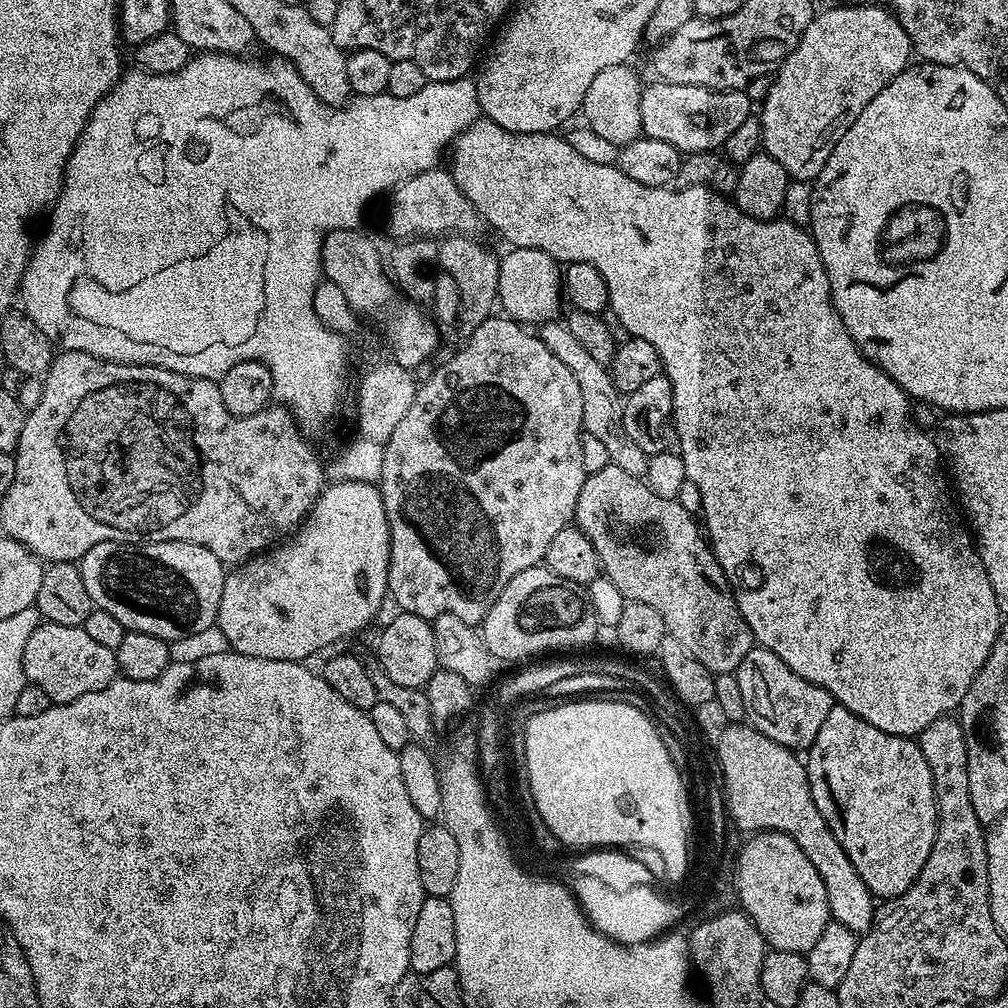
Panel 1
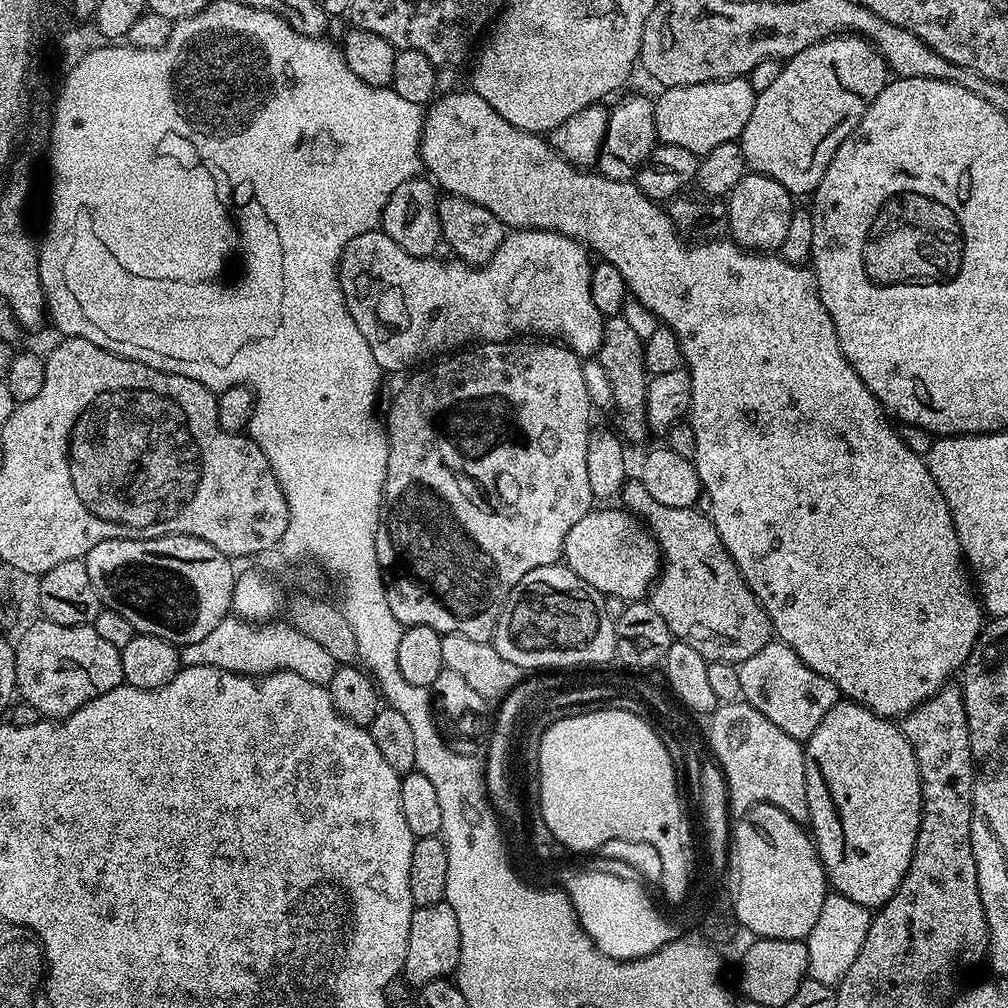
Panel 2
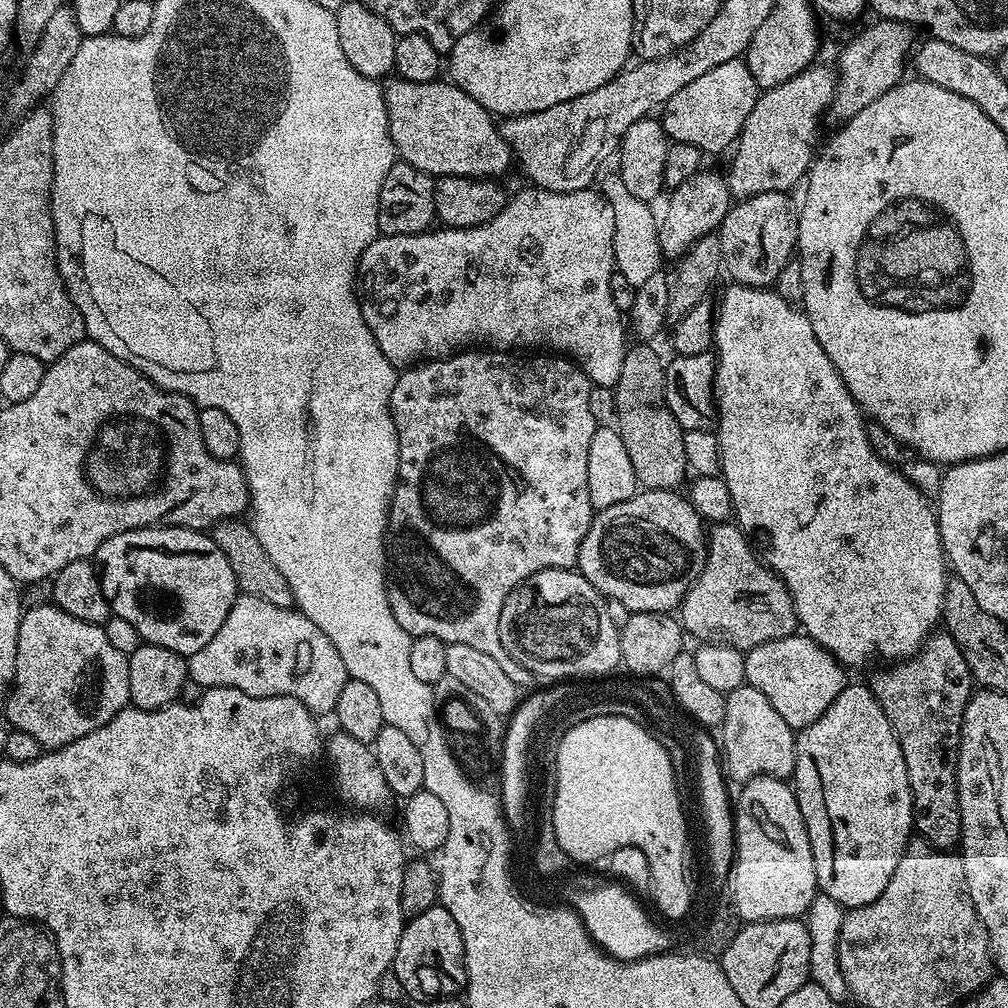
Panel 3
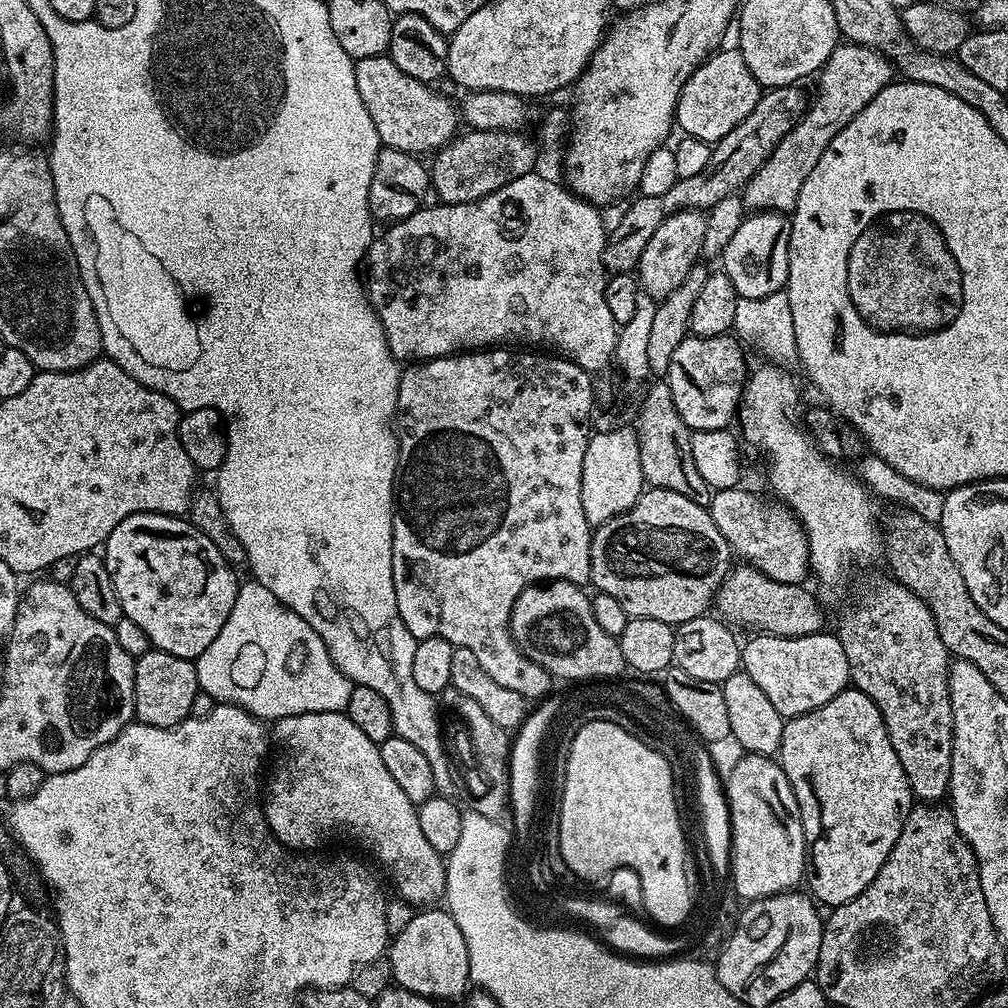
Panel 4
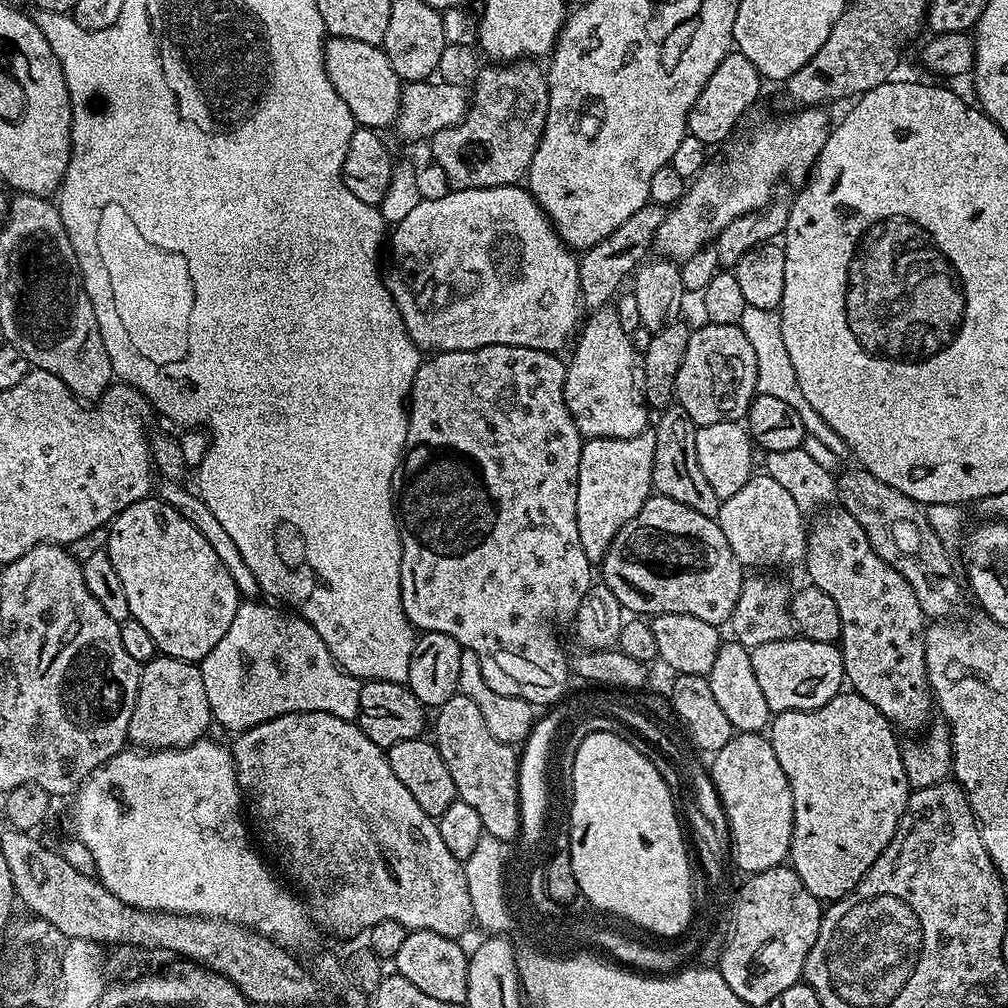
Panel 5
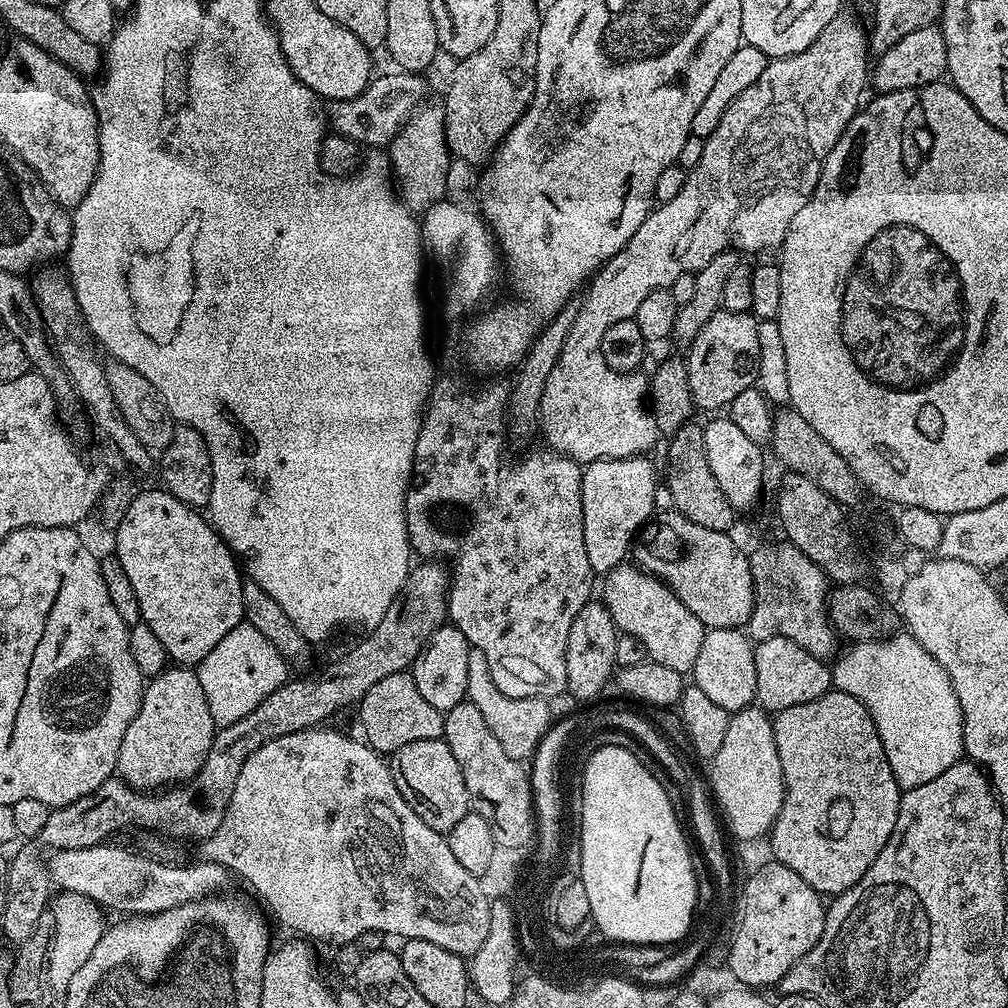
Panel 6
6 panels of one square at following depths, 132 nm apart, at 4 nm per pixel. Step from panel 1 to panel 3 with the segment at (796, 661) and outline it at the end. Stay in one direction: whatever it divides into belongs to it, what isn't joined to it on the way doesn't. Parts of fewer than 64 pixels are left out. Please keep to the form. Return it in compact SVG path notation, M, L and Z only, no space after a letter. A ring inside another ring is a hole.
M392 78L387 81L388 85L383 85L388 129L397 157L433 178L500 178L514 164L514 157L512 148L502 138L497 121L458 85L442 81L437 78L430 82L410 82ZM735 282L729 285L720 304L718 300L718 307L714 312L712 339L716 361L714 431L720 447L719 475L723 477L726 490L732 499L731 515L735 523L754 541L764 563L780 577L784 587L792 595L796 618L803 635L821 644L826 651L832 653L835 660L845 666L851 666L864 664L875 656L884 660L880 662L899 662L913 656L924 643L924 639L932 635L941 623L944 615L944 595L950 579L950 565L944 555L936 509L930 503L929 497L927 500L924 497L927 495L917 485L912 484L899 467L878 458L872 448L869 429L864 429L866 417L854 397L848 393L848 387L842 382L830 358L826 358L826 350L822 350L818 338L814 338L814 328L810 326L808 315L771 287L751 288Z

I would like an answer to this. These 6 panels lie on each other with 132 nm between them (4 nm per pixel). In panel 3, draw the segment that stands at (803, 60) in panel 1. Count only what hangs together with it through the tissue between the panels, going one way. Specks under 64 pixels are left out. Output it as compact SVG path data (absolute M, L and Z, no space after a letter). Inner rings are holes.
M816 62L794 78L761 91L754 110L750 110L750 118L746 118L736 137L732 165L726 171L728 193L733 198L741 201L760 192L788 192L807 177L817 147L816 139L820 136L820 119L825 119L832 105L837 79L833 69L831 72Z

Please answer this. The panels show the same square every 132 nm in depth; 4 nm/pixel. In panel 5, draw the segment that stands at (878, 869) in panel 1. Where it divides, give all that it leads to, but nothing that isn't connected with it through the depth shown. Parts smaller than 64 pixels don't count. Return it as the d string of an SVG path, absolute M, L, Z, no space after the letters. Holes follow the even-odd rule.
M851 690L841 691L839 696L830 698L822 706L818 706L809 712L777 712L770 720L770 739L774 746L774 758L778 758L778 766L782 766L782 774L790 782L790 790L794 798L794 826L792 827L792 851L790 853L790 866L802 878L804 888L810 890L816 899L821 902L835 902L858 886L858 882L874 866L878 854L886 850L886 846L894 838L898 830L898 822L906 810L906 802L910 795L910 785L906 778L904 769L904 753L902 744L896 741L898 737L897 729L893 728L891 722L880 713L866 698L862 698L858 693Z

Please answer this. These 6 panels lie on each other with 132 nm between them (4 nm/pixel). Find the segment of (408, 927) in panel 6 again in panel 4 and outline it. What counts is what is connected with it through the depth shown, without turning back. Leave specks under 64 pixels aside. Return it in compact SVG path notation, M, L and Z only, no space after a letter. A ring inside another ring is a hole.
M315 712L314 714L302 714L301 716L287 716L271 725L270 740L274 745L274 756L276 752L276 765L272 768L272 777L266 780L266 787L262 792L262 807L270 830L285 848L289 850L312 850L315 844L322 843L327 836L332 836L335 832L341 832L342 835L357 840L362 847L369 848L384 863L385 870L392 875L392 880L396 883L398 890L396 892L401 899L407 900L413 906L432 906L443 897L446 864L441 853L436 852L434 846L430 846L430 842L426 842L422 829L418 826L417 805L412 804L410 798L406 798L406 793L398 786L398 782L394 782L390 770L386 770L385 764L382 763L380 746L370 738L366 738L366 734L362 734L362 730L358 730L358 726L354 726L354 722L347 714L344 712Z

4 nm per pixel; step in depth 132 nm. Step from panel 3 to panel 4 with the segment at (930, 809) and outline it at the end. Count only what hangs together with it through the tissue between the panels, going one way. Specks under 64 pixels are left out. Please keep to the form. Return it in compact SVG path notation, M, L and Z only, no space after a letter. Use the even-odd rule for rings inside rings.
M876 584L840 620L838 635L846 650L851 683L878 706L886 734L902 770L906 770L912 795L920 802L940 802L950 792L950 762L954 750L954 714L950 706L948 670L950 653L938 634L934 614L904 584Z

